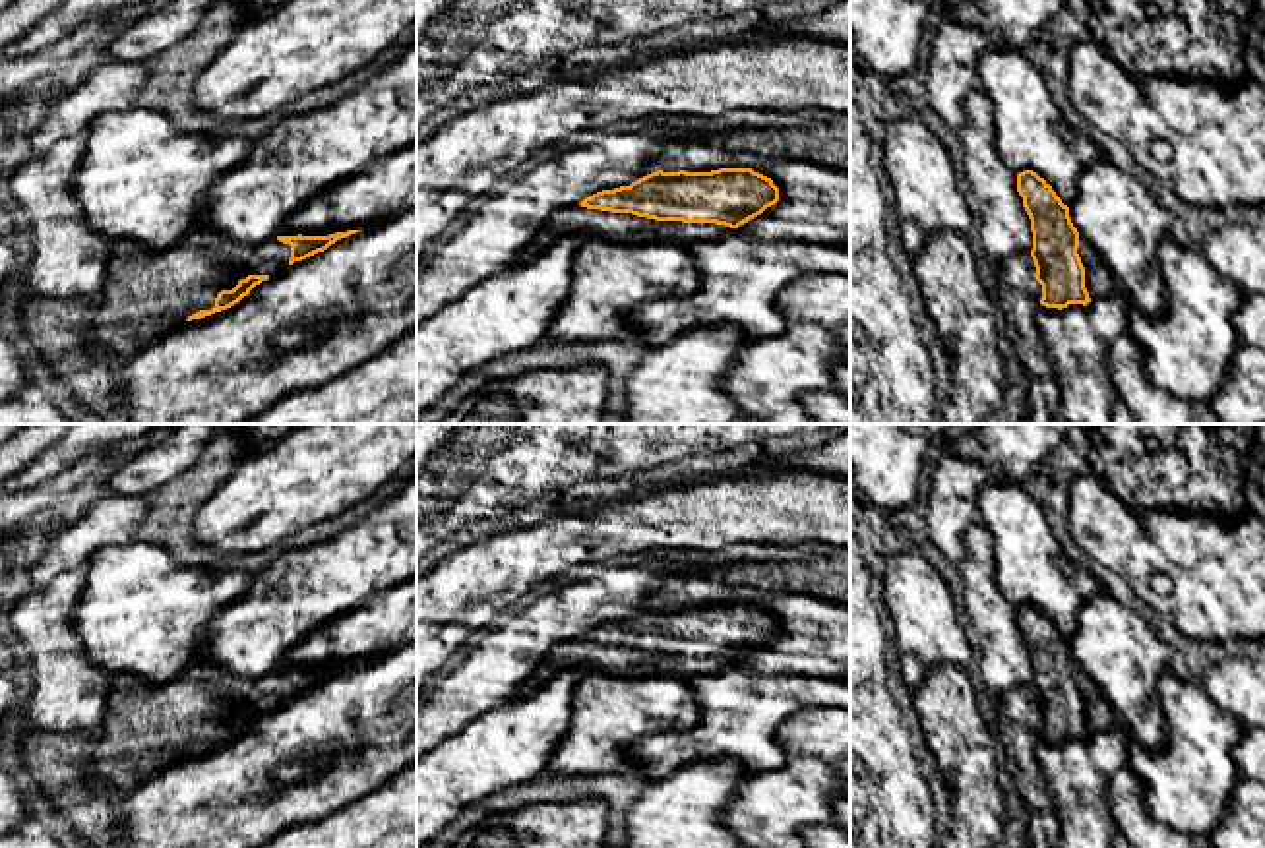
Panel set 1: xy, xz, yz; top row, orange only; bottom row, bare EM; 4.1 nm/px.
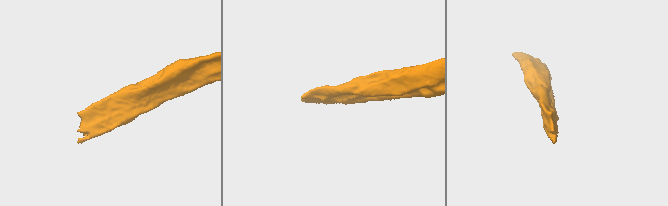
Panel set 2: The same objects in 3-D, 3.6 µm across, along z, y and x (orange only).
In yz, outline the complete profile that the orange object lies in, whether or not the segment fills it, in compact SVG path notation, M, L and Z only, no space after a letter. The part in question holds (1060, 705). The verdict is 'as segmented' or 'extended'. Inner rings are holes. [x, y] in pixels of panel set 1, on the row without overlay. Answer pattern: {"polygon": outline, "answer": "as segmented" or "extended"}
{"polygon": "M1033 604L1017 608L1017 625L1031 652L1040 738L1046 742L1087 740L1095 732L1116 728L1120 718L1102 689L1079 670L1069 641L1052 620Z", "answer": "extended"}

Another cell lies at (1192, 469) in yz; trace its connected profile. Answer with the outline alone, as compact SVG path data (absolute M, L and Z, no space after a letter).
M1083 424L1091 470L1133 511L1166 509L1234 521L1248 511L1244 498L1251 432L1238 424Z

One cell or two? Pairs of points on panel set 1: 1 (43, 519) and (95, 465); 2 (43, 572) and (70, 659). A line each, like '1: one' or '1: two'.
1: one
2: two

